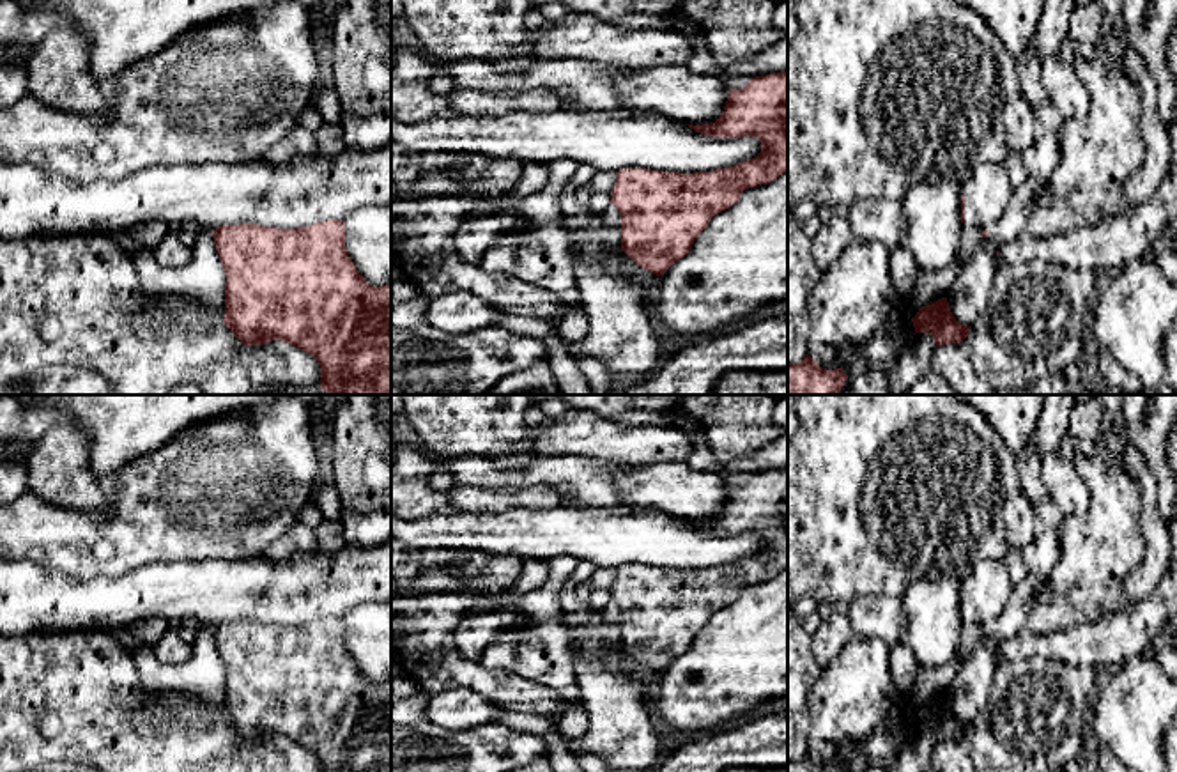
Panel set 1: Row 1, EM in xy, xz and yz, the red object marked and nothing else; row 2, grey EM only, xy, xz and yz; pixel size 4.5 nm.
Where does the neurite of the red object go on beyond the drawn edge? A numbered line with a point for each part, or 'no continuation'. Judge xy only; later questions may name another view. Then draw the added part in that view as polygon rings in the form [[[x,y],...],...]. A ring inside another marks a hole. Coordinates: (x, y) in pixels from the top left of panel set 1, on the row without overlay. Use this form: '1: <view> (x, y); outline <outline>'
no continuation

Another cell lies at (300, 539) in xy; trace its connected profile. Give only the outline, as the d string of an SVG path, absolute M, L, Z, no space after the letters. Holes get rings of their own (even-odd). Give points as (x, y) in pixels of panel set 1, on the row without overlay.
M296 522L283 537L280 537L264 551L264 558L273 561L285 561L301 552L315 551L317 547L317 529Z

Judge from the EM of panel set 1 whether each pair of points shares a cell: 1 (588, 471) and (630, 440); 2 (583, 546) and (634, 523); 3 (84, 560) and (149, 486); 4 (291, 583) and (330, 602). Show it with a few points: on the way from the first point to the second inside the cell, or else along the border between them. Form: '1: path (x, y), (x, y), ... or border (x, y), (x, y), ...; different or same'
1: border (561, 452), (577, 452), (618, 464); different
2: path (595, 537), (622, 535); same
3: path (103, 544), (137, 510), (137, 503); same
4: path (300, 583), (312, 585), (321, 594); same

